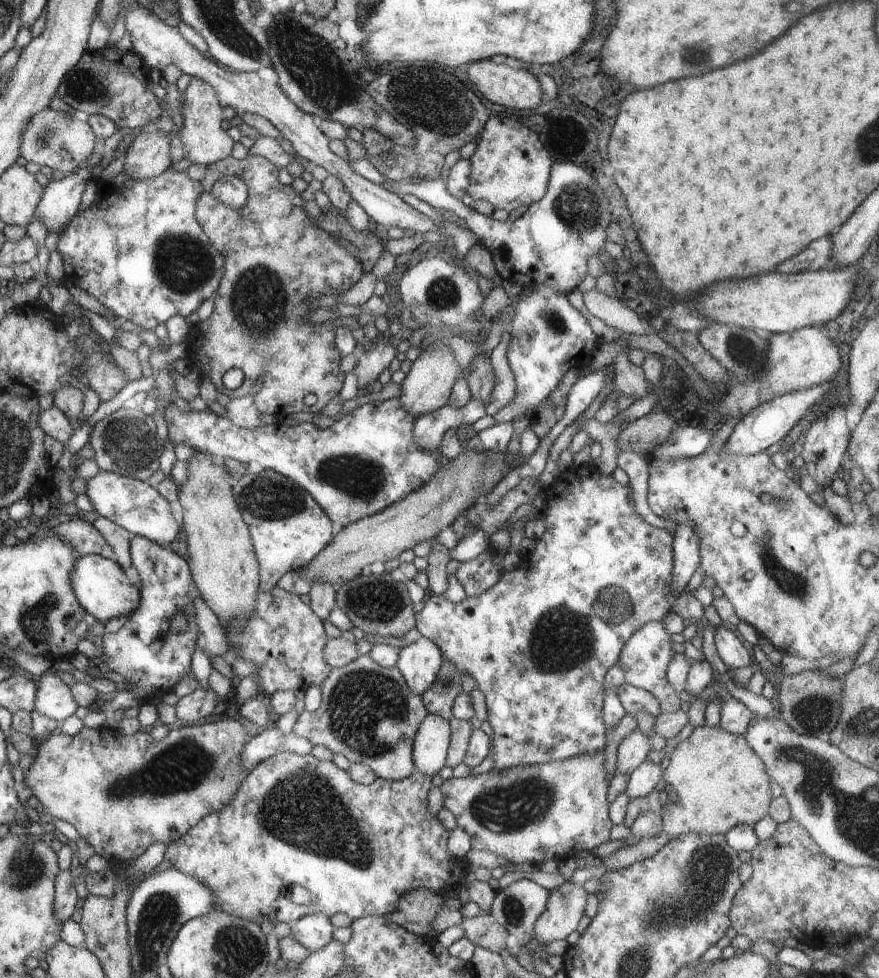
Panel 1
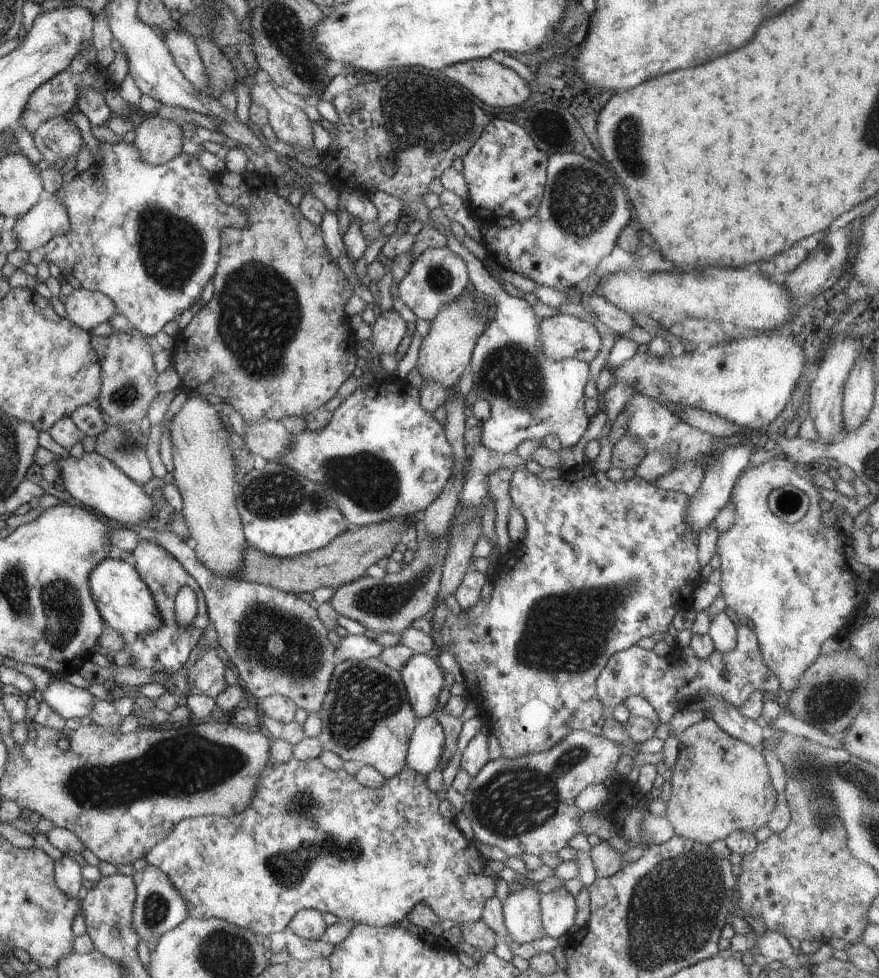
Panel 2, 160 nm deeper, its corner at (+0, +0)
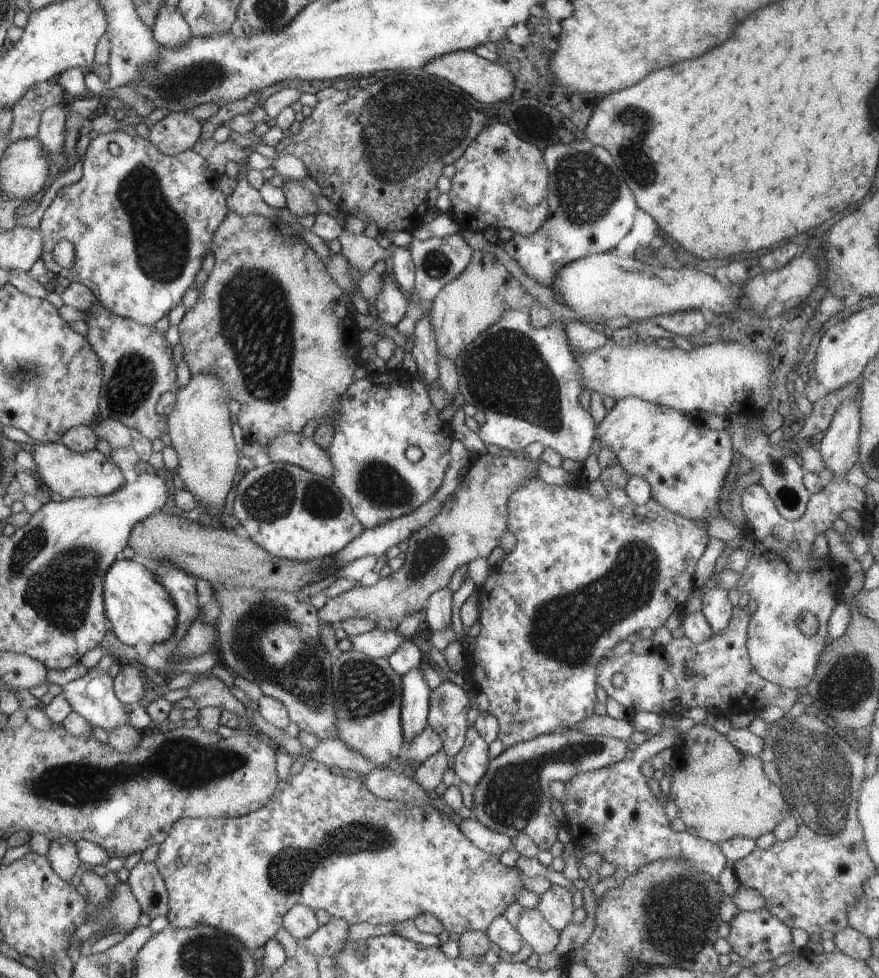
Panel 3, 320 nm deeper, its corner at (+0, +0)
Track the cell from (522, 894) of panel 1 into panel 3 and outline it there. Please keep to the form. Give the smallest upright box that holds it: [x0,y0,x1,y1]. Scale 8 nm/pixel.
[516,909,559,955]

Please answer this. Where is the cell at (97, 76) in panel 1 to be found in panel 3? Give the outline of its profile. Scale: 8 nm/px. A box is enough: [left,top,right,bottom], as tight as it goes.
[5,80,68,144]

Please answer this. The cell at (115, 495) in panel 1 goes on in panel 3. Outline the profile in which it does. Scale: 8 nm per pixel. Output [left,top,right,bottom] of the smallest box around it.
[32,443,125,500]

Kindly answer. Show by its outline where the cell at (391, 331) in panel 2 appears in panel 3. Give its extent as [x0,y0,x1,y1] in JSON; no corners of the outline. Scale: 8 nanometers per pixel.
[374,275,408,327]

